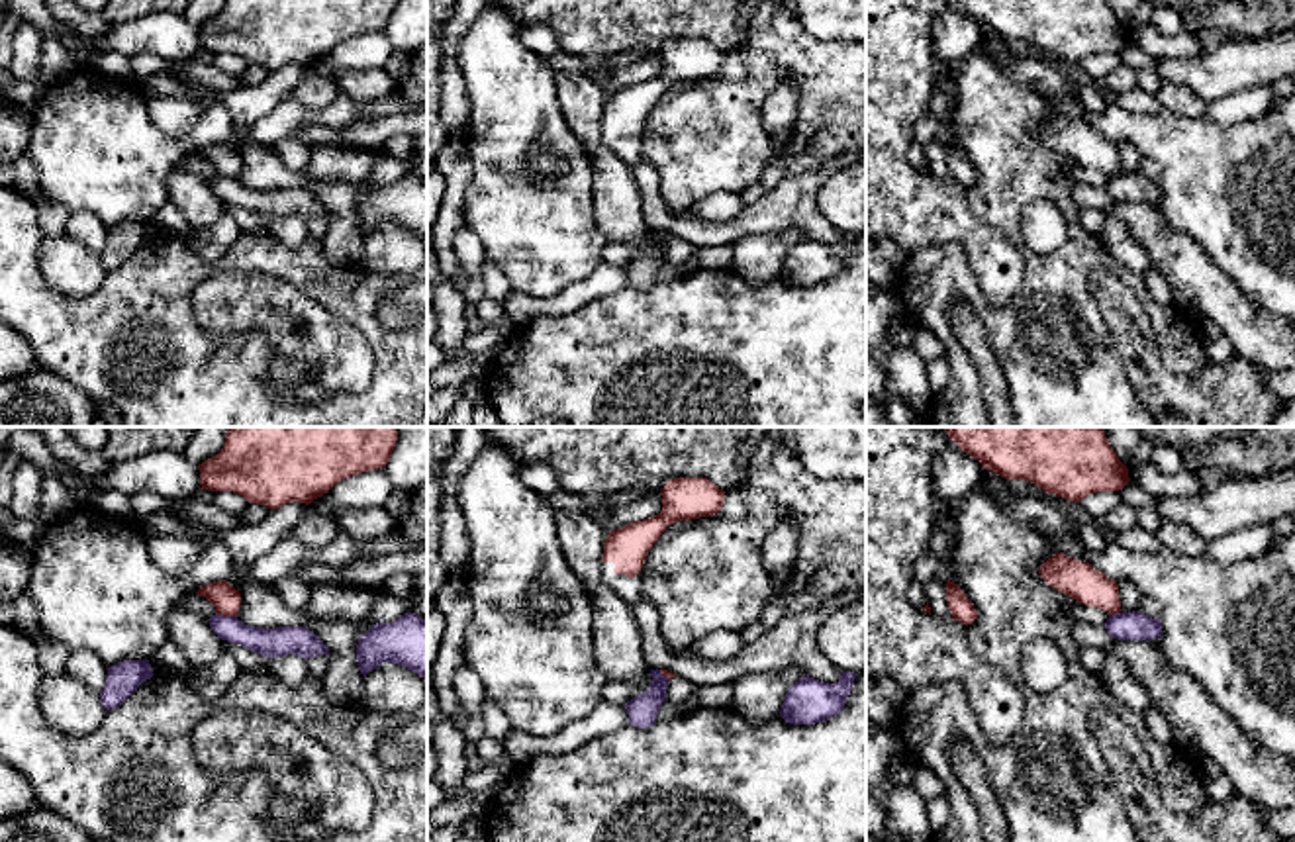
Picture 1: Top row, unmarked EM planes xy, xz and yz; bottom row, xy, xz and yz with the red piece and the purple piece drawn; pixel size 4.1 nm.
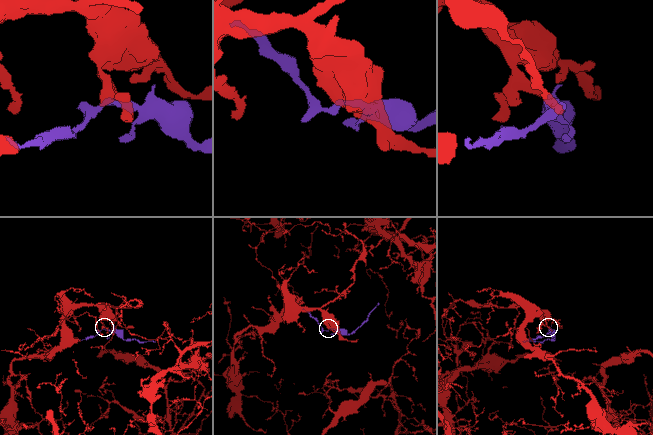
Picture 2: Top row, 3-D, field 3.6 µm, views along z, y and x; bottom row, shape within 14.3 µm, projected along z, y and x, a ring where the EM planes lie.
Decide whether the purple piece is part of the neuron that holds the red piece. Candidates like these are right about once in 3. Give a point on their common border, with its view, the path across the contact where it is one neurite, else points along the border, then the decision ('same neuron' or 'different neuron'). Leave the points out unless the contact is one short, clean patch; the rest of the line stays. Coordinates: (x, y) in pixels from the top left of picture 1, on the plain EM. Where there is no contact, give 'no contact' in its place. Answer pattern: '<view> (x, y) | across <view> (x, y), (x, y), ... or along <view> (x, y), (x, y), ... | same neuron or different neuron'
xy (226, 177) | along xy (216, 173), (236, 179) | different neuron

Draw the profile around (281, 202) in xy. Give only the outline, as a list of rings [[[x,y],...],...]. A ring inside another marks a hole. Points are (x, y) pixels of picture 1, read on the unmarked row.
[[[217,174],[210,178],[210,188],[221,202],[241,206],[266,219],[288,215],[298,215],[306,221],[317,215],[329,219],[329,210],[306,188],[259,190],[241,184],[237,178]]]

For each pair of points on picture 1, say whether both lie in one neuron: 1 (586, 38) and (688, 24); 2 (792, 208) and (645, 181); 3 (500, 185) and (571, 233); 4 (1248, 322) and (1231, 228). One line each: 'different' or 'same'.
1: same
2: same
3: same
4: different

